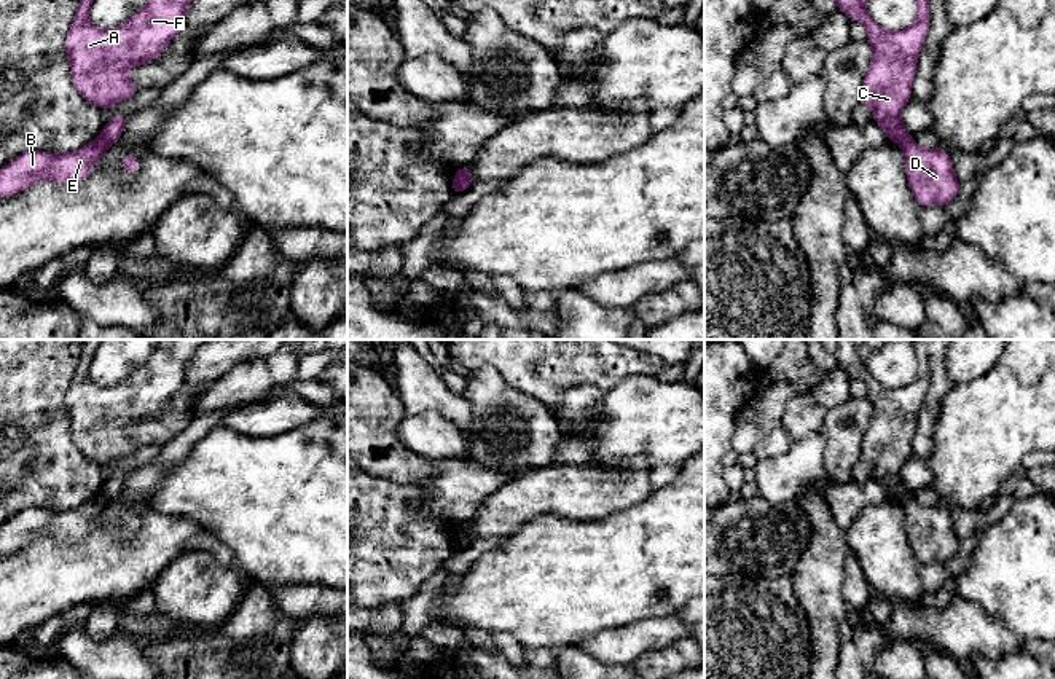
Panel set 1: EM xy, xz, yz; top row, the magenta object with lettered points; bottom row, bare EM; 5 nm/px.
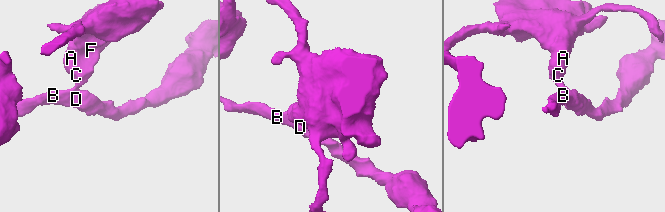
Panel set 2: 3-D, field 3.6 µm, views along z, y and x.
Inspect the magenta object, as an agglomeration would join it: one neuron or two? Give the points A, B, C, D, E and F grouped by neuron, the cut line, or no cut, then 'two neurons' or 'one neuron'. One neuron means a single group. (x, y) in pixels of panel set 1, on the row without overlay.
groups A C F / B D E; cut xz (456, 529), (467, 544); two neurons

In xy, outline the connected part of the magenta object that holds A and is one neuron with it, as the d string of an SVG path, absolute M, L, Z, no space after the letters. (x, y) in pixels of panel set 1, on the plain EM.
M83 340L76 371L64 397L76 449L100 469L134 454L140 445L129 437L129 427L163 411L185 384L190 359L207 341L158 340L143 365L121 383L102 387L89 378L102 340Z

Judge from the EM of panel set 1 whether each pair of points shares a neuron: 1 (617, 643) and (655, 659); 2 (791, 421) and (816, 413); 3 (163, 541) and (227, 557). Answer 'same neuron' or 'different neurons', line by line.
1: different neurons
2: same neuron
3: same neuron

